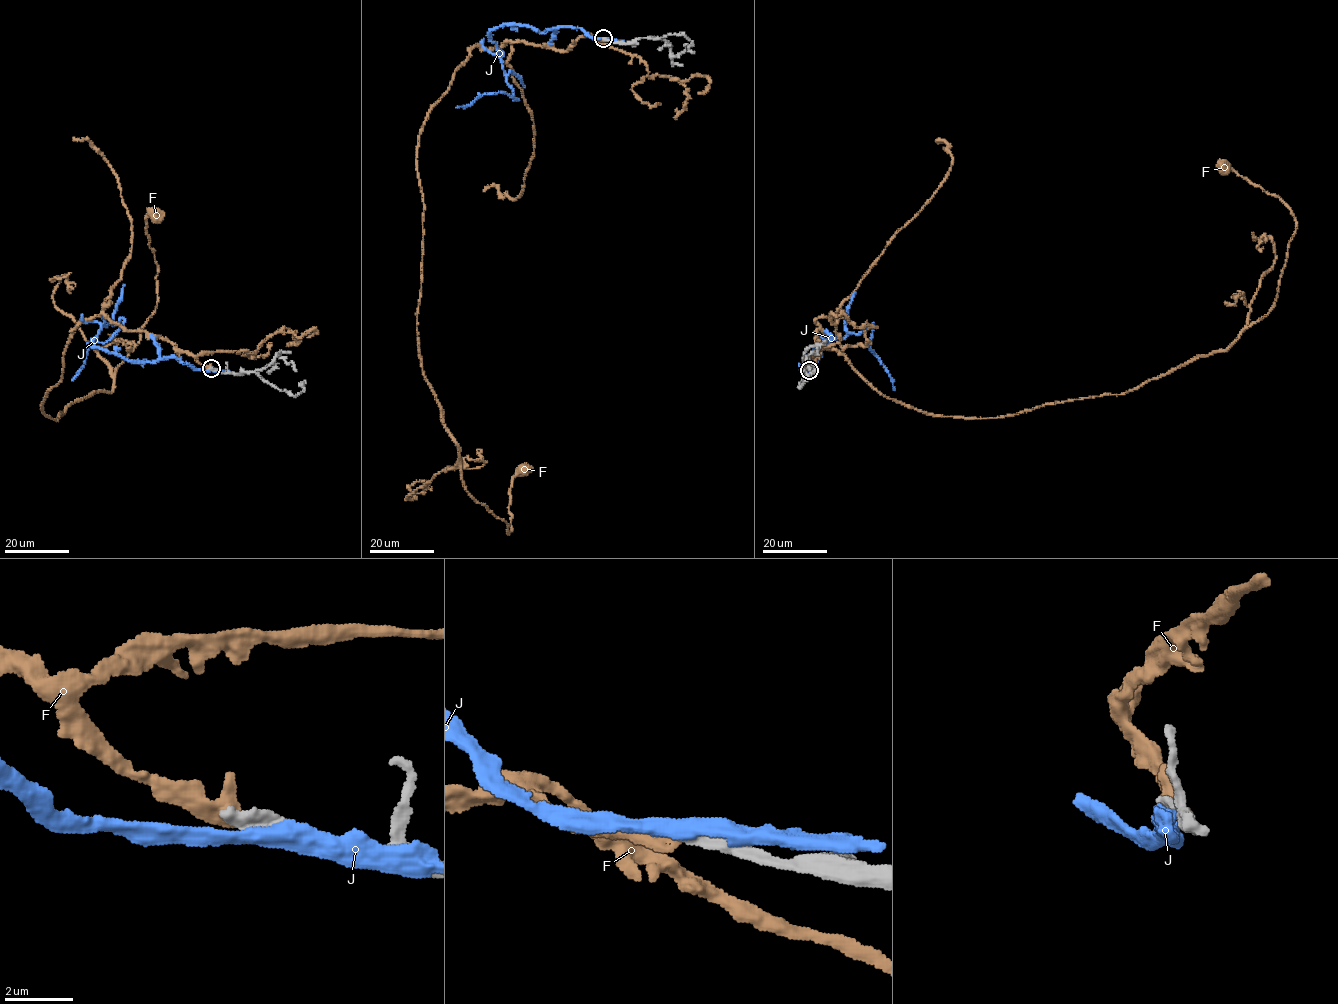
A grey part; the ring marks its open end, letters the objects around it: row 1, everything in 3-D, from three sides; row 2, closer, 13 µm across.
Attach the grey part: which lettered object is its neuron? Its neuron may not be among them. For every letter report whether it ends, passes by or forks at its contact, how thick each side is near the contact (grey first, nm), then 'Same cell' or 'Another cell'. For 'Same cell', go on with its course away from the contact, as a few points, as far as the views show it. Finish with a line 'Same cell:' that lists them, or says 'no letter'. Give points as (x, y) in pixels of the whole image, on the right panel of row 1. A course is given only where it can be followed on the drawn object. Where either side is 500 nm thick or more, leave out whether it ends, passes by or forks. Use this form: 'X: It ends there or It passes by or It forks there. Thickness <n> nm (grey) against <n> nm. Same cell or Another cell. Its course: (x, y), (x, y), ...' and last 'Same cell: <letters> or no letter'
F: It passes by. Thickness 440 nm (grey) against 380 nm. Another cell
J: It passes by. Thickness 480 nm (grey) against 420 nm. Another cell
Same cell: no letter

